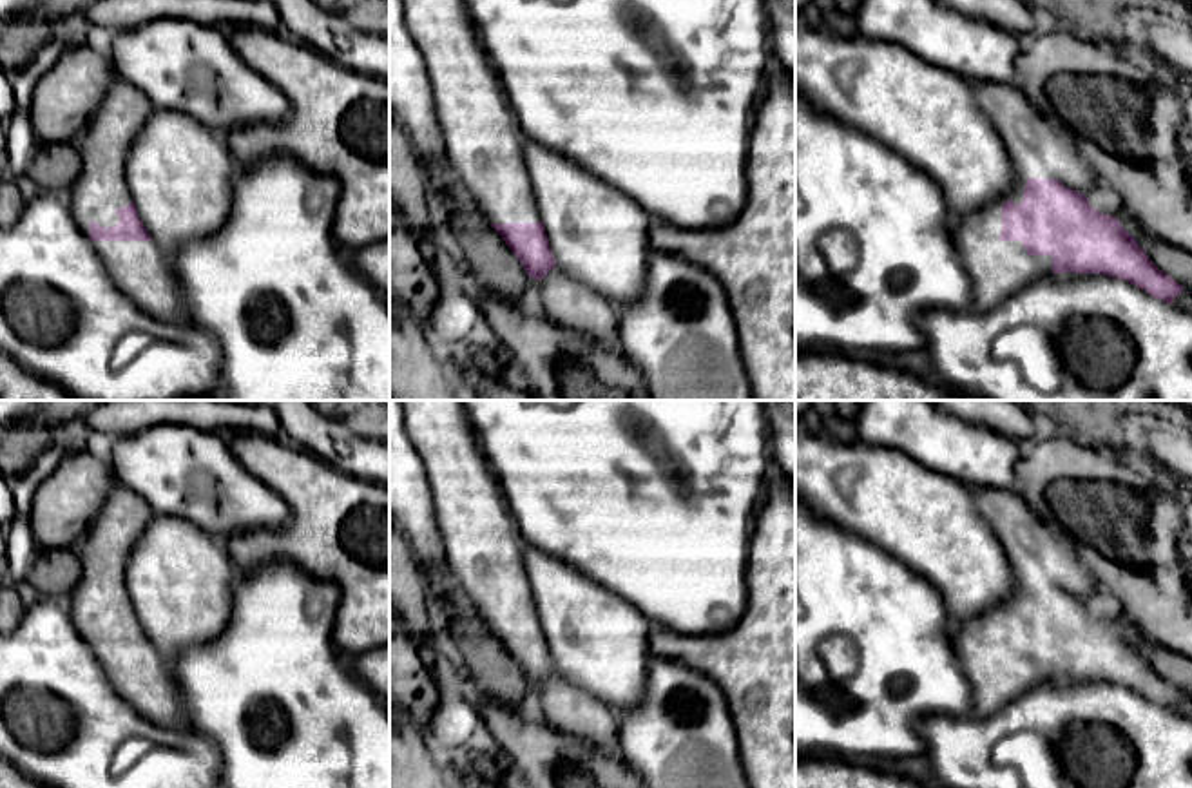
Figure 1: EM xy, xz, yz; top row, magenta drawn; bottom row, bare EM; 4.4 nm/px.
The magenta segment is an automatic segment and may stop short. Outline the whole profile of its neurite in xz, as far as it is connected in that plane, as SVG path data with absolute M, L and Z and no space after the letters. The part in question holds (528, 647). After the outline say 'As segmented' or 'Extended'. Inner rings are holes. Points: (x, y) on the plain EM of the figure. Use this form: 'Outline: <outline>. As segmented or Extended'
Outline: M400 400L404 429L429 484L446 562L462 598L518 663L529 683L543 685L556 670L525 574L520 531L476 437L462 400Z. Extended

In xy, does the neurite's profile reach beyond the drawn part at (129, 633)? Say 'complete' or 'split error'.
split error

